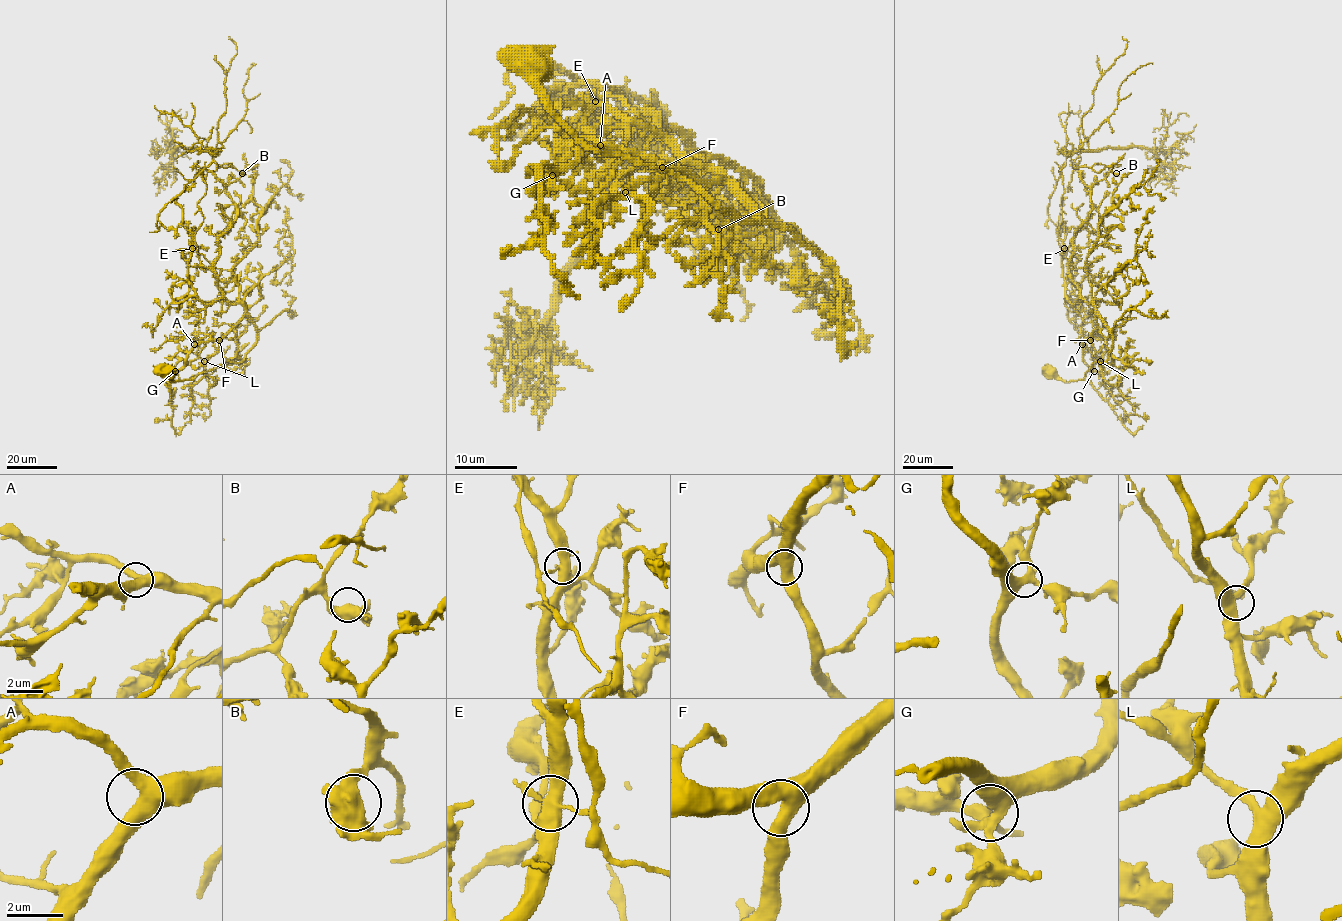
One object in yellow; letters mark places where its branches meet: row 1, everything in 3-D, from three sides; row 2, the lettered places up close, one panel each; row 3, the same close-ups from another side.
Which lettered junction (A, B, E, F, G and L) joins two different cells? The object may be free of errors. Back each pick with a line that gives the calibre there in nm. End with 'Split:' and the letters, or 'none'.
E: 440 nm thick
Split: E

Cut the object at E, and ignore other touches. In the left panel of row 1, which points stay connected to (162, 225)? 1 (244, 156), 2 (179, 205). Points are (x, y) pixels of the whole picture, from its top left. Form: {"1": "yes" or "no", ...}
{"1": "no", "2": "no"}

